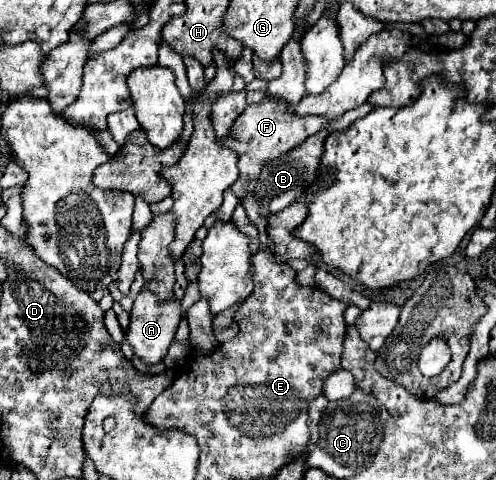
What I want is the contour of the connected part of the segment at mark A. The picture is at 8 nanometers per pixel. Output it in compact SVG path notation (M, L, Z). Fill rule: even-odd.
M143 285L141 293L135 297L133 309L131 309L131 321L127 329L127 339L135 349L135 355L141 357L145 363L159 363L171 341L175 339L177 325L181 321L181 301L177 297L169 297L167 301L159 301L159 297L149 291L147 285Z

